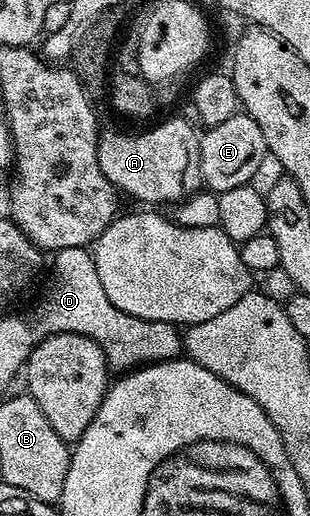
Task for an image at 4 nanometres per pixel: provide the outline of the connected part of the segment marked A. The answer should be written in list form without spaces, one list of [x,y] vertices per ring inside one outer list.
[[[167,119],[139,136],[104,130],[97,145],[97,161],[116,192],[132,195],[143,205],[178,205],[198,192],[203,182],[199,136],[183,119]]]

